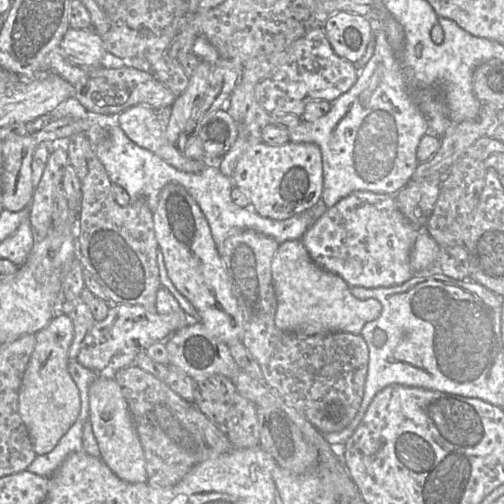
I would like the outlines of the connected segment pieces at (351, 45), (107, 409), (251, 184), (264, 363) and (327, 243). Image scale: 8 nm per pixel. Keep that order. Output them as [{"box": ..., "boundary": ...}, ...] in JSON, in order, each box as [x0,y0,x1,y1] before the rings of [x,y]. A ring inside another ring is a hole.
[{"box":[323,11,374,63],"boundary":[[[340,11],[326,19],[323,30],[339,57],[358,63],[373,36],[374,23],[367,16]]]},{"box":[89,374,147,483],"boundary":[[[98,374],[89,387],[89,421],[100,450],[100,459],[121,480],[131,483],[147,482],[144,451],[136,432],[127,401],[111,374]]]},{"box":[231,142,323,220],"boundary":[[[260,142],[237,160],[231,179],[235,187],[248,191],[251,207],[260,216],[285,220],[305,211],[320,199],[323,187],[322,157],[314,143],[287,142],[269,145]]]},{"box":[217,229,368,434],"boundary":[[[245,229],[230,234],[217,247],[243,315],[241,341],[258,362],[266,384],[276,392],[286,406],[295,409],[322,434],[339,432],[349,425],[360,406],[368,367],[368,347],[359,334],[328,332],[313,336],[300,336],[276,327],[274,317],[277,300],[271,263],[278,245],[268,236]]]},{"box":[301,191,425,287],"boundary":[[[354,191],[329,207],[317,218],[301,237],[312,261],[319,267],[341,277],[349,287],[390,287],[400,285],[415,273],[409,256],[411,248],[425,227],[412,224],[398,209],[394,195],[377,194],[369,191]]]}]

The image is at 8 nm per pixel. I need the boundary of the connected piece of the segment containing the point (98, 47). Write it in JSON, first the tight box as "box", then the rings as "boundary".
{"box":[60,28,106,67],"boundary":[[[68,28],[60,47],[72,63],[85,67],[100,66],[106,52],[101,37],[90,28]]]}

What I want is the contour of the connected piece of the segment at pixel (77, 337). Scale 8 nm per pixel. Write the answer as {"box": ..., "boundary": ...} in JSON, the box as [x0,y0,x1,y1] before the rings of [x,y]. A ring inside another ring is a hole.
{"box":[58,298,95,360],"boundary":[[[80,298],[60,301],[58,312],[66,315],[73,323],[74,336],[68,351],[69,360],[76,360],[81,343],[95,320],[90,308]]]}

